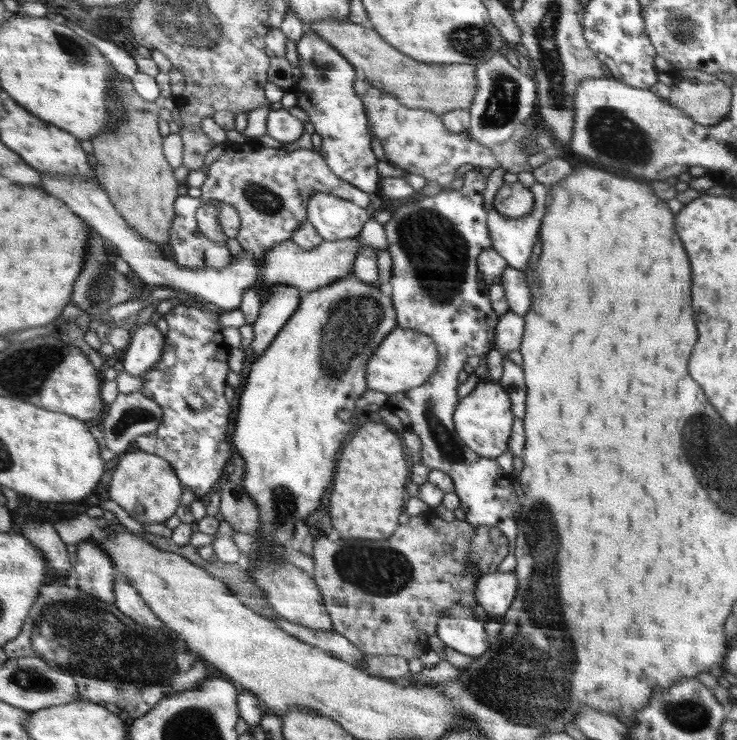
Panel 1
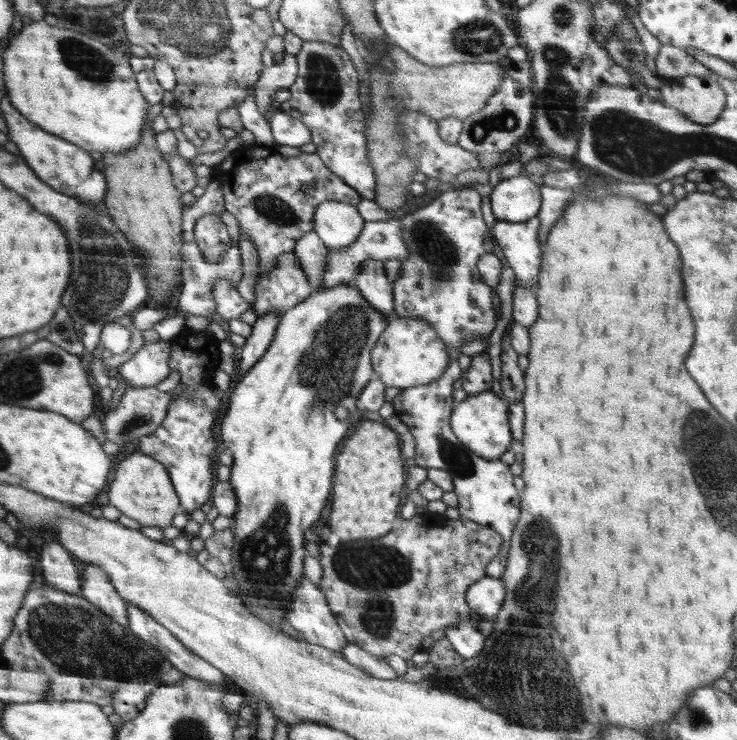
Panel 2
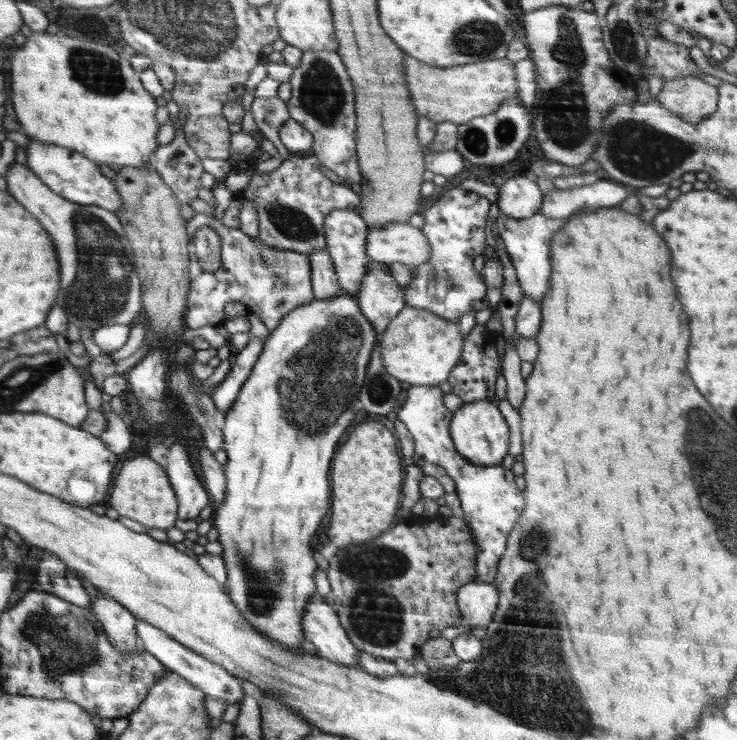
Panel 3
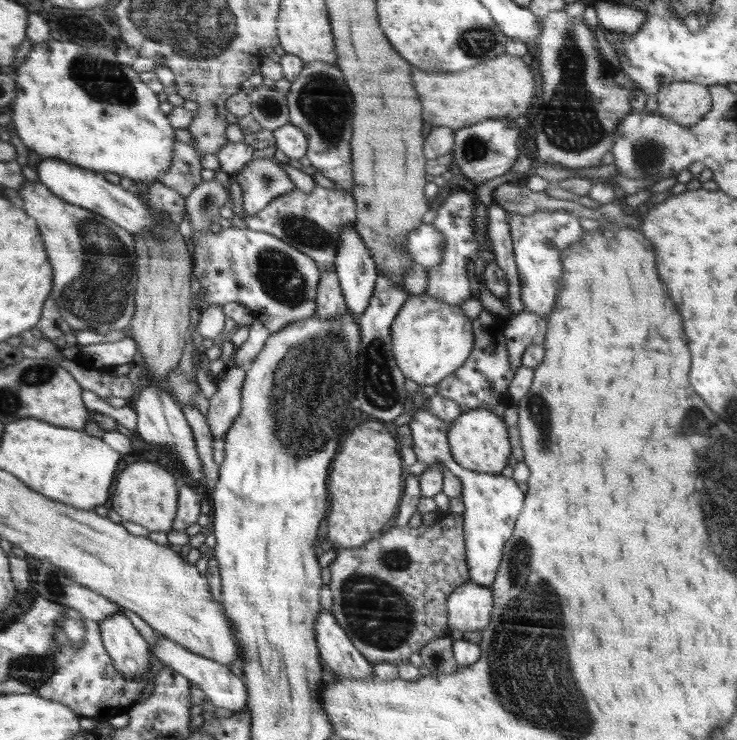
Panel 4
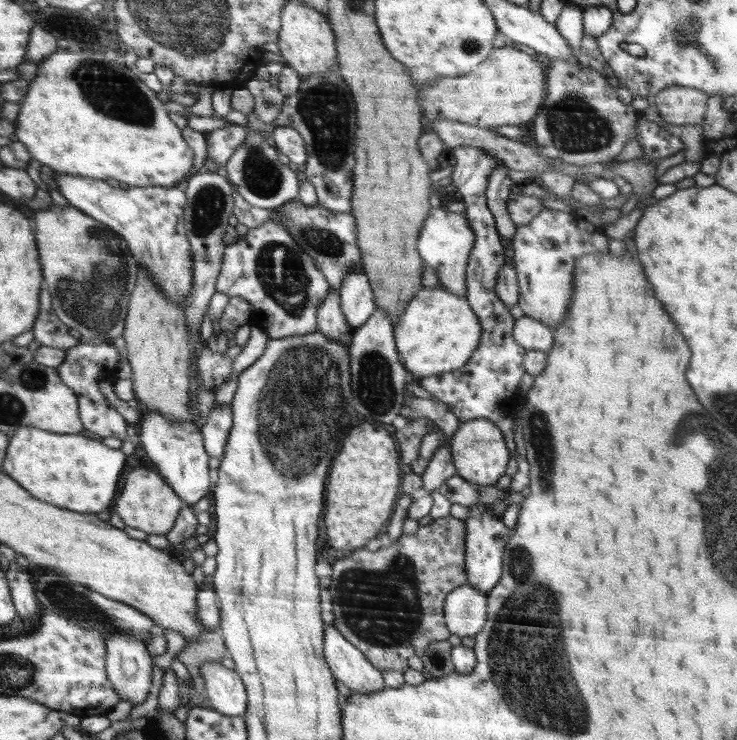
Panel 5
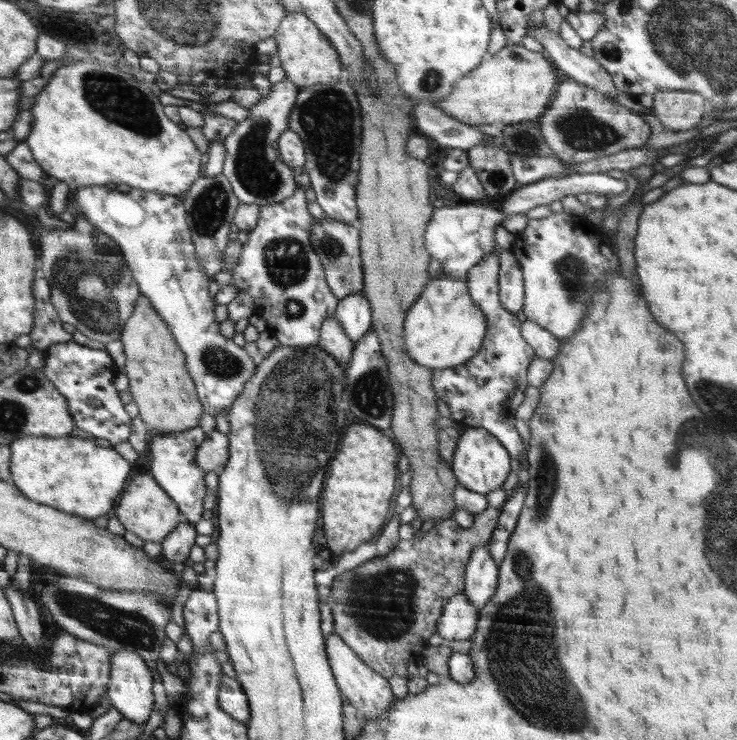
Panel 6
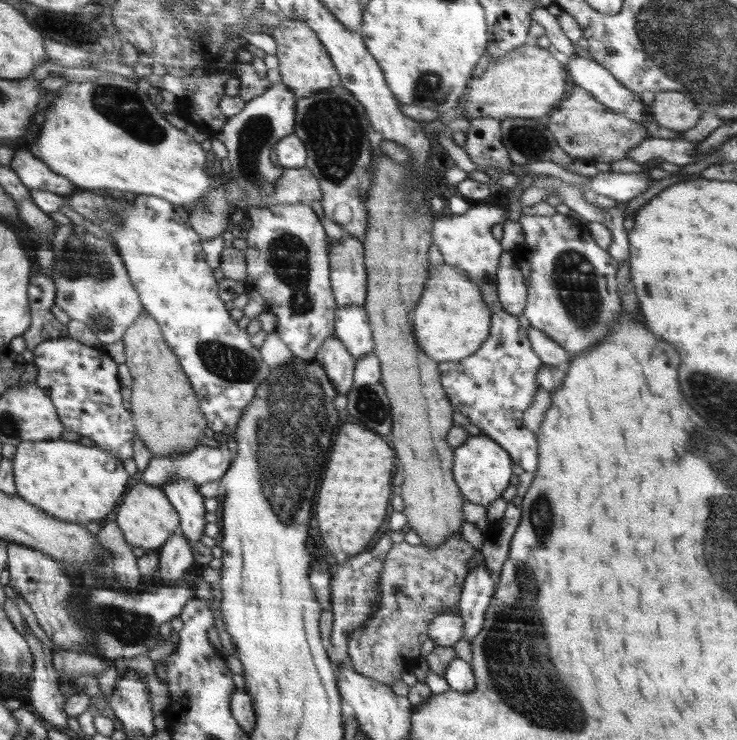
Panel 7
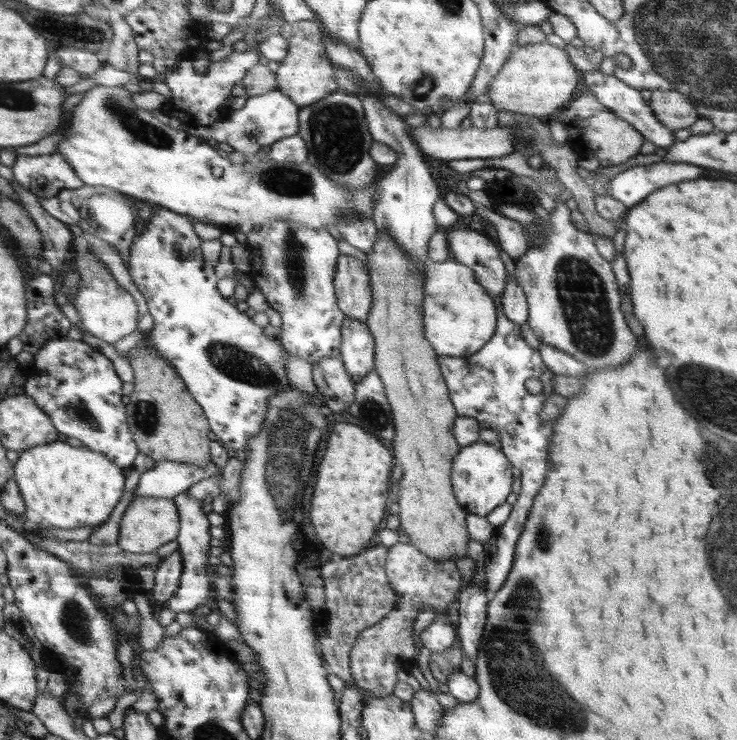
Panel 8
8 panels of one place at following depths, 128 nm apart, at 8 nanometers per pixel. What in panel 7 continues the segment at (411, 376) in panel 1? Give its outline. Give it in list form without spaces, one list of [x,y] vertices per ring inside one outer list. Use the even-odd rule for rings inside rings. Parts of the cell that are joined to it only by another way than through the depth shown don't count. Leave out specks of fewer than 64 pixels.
[[[442,263],[430,269],[430,280],[416,305],[413,323],[417,341],[430,358],[437,363],[462,361],[476,353],[490,336],[491,310],[476,283],[455,266]]]

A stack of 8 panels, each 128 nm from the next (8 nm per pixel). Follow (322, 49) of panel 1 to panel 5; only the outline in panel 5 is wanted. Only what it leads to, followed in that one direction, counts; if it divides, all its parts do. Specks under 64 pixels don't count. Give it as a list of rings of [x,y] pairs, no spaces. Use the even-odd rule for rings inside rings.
[[[338,71],[315,72],[315,74],[301,79],[298,93],[294,97],[286,97],[280,114],[273,122],[277,127],[295,127],[303,135],[307,149],[307,161],[302,170],[310,184],[313,184],[319,204],[326,206],[332,212],[351,212],[353,170],[356,165],[354,154],[356,136],[354,134],[357,134],[358,127],[356,126],[358,124],[358,120],[356,120],[358,110],[356,108],[356,101],[353,99],[351,89]]]

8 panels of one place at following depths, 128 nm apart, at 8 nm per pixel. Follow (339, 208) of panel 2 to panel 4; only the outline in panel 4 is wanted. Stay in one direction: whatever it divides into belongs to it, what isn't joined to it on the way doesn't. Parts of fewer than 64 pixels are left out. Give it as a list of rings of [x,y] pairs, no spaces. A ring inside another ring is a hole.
[[[354,224],[340,231],[341,242],[335,257],[335,273],[346,296],[347,310],[359,319],[372,298],[377,270]]]

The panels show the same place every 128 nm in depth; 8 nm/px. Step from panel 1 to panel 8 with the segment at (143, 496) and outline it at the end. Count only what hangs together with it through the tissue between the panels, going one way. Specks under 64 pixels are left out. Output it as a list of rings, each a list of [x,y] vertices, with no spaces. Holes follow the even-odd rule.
[[[148,497],[136,499],[126,508],[120,520],[117,545],[126,552],[148,554],[161,546],[172,544],[179,536],[179,510],[172,499],[167,497]]]

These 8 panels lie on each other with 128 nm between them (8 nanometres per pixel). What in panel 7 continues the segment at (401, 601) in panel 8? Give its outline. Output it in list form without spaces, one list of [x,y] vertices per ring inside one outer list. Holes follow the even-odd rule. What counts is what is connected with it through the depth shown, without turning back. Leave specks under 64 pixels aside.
[[[455,532],[436,548],[425,544],[410,545],[406,541],[394,543],[382,566],[379,599],[373,615],[349,634],[350,665],[382,684],[392,685],[400,680],[408,660],[420,657],[422,642],[428,640],[431,620],[459,603],[460,582],[464,584],[467,578],[466,562],[472,558],[474,549],[465,541],[462,532]]]

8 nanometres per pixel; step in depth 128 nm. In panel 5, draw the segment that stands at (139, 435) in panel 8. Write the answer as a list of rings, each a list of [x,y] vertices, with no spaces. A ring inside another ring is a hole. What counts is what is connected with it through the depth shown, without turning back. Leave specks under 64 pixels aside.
[[[140,268],[135,289],[131,294],[124,340],[128,350],[128,364],[132,369],[135,398],[147,410],[157,410],[168,420],[191,422],[192,380],[190,371],[191,346],[188,346],[184,304],[174,304],[151,279],[151,274]]]

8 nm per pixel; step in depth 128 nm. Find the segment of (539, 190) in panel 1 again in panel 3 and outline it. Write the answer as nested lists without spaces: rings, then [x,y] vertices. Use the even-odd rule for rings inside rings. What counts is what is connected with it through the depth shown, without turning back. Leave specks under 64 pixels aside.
[[[540,212],[528,218],[512,218],[504,213],[499,213],[496,224],[500,238],[505,242],[505,249],[514,265],[517,279],[523,296],[531,298],[536,304],[541,304],[545,294],[551,288],[552,277],[552,240],[554,235],[567,224],[567,219],[550,218]]]

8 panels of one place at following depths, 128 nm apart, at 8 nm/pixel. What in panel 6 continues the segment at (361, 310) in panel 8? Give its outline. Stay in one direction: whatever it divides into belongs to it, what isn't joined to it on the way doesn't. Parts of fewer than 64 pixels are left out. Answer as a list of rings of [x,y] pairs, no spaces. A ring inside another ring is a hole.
[[[326,215],[325,219],[310,228],[312,246],[323,262],[326,279],[336,298],[342,299],[349,294],[363,291],[363,263],[360,248],[360,225],[358,222],[347,223],[334,220]]]

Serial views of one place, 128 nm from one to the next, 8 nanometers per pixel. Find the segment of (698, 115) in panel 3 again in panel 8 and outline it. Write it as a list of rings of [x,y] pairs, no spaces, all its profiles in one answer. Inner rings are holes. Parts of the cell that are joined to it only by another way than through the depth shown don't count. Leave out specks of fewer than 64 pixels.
[[[652,91],[652,98],[648,104],[655,117],[674,132],[688,128],[698,120],[694,104],[686,95],[677,91]]]

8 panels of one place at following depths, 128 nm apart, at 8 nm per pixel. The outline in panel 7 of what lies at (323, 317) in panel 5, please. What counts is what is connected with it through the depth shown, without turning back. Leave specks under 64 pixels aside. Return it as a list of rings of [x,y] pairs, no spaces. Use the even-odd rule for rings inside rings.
[[[337,336],[328,338],[314,359],[327,371],[328,378],[334,383],[335,389],[339,390],[340,394],[348,395],[354,385],[357,362],[340,339]]]

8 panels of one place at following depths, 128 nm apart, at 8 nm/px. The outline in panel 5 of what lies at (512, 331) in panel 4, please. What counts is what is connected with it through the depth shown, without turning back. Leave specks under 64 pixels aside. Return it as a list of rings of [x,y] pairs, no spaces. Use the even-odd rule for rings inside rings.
[[[522,316],[515,322],[516,342],[525,349],[548,352],[553,345],[554,329],[529,316]]]

